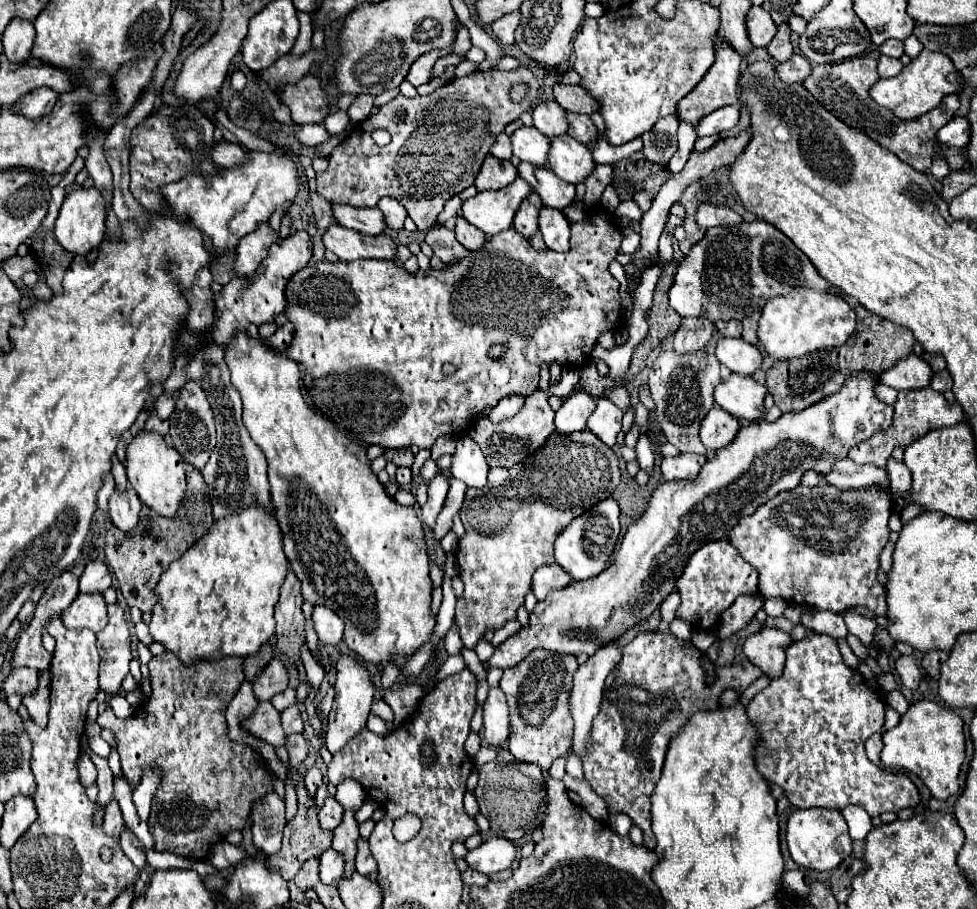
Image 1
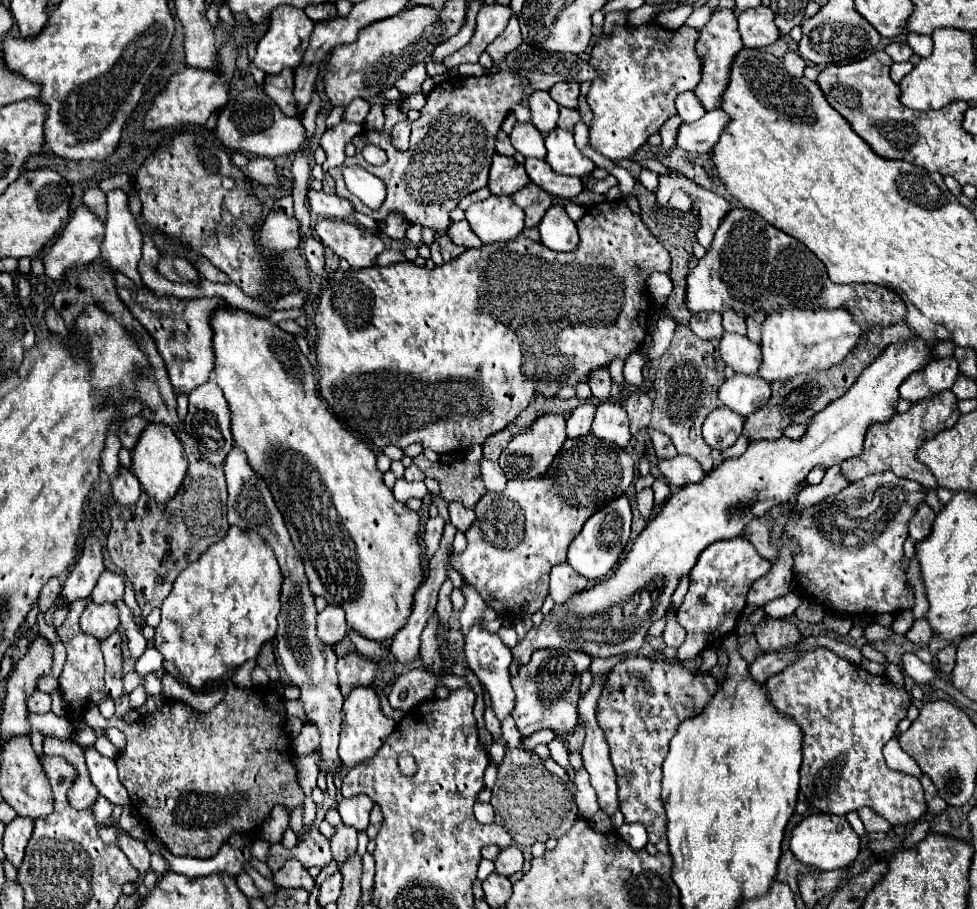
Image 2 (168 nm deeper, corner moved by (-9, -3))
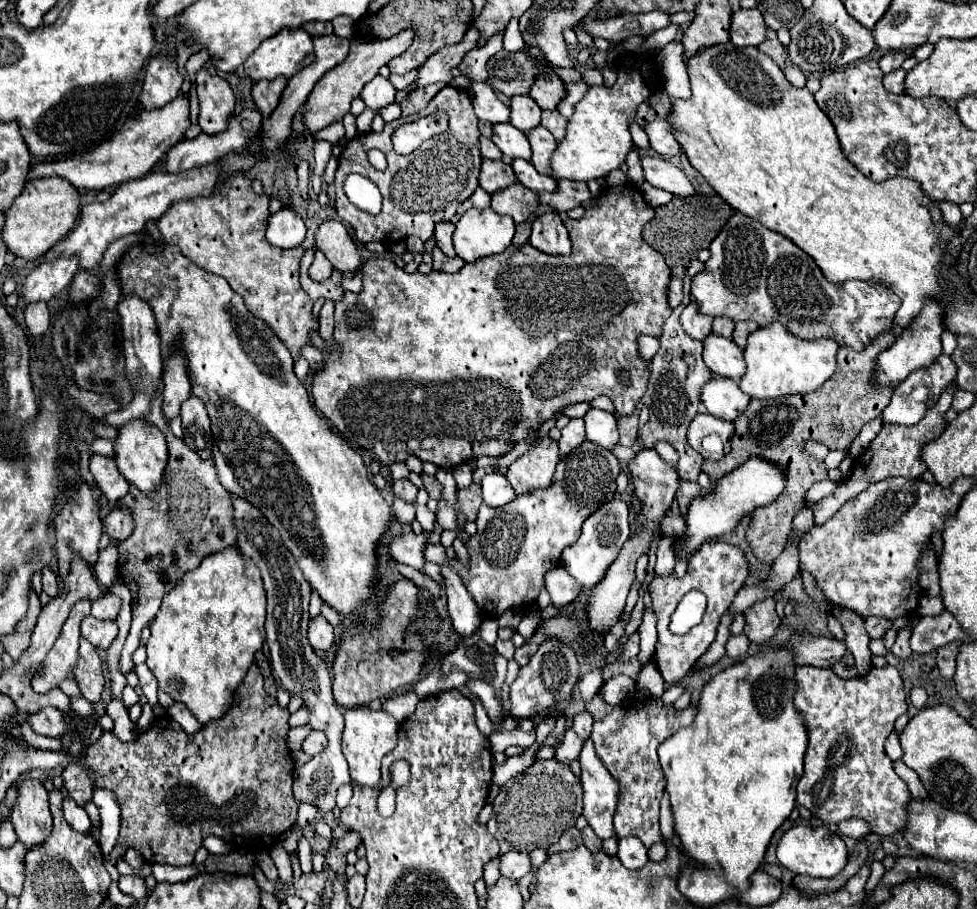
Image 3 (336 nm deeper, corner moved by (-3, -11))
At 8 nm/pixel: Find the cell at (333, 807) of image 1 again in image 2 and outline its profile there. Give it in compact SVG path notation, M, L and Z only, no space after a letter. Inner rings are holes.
M345 824L337 826L337 832L331 838L331 852L337 866L345 864L347 858L355 854L355 850L357 850L357 830Z

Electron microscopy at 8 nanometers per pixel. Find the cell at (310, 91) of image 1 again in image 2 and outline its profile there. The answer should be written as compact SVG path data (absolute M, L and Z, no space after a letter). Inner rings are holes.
M285 68L275 76L265 76L263 80L265 94L281 108L285 116L297 116L297 106L293 100L293 70Z

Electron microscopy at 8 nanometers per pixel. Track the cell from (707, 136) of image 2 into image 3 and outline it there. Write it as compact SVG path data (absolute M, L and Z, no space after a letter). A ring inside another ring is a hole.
M653 120L647 128L645 128L651 148L661 154L661 156L677 156L683 152L681 144L675 138L675 128L673 124L669 124L667 120Z

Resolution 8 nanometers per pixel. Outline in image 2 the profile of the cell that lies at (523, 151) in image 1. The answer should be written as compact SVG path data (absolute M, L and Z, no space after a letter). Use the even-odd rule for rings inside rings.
M517 122L509 138L511 138L513 148L521 152L525 158L545 158L547 154L541 132L537 132L535 126L529 122Z

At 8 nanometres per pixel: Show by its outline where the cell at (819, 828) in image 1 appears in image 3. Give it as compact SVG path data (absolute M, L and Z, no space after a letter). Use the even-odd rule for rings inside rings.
M795 826L789 832L783 834L779 846L777 846L777 858L781 862L781 866L785 866L787 870L791 870L793 874L807 874L807 876L819 876L819 878L831 878L835 874L839 874L845 864L847 864L847 846L841 840L841 836L837 836L831 830L823 830L817 832L809 826Z

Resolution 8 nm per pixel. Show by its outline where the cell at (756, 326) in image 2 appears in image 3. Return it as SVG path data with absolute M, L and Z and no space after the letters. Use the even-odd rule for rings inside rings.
M737 322L737 324L735 324L735 332L733 332L733 342L735 342L739 348L745 348L747 336L749 336L747 322Z

